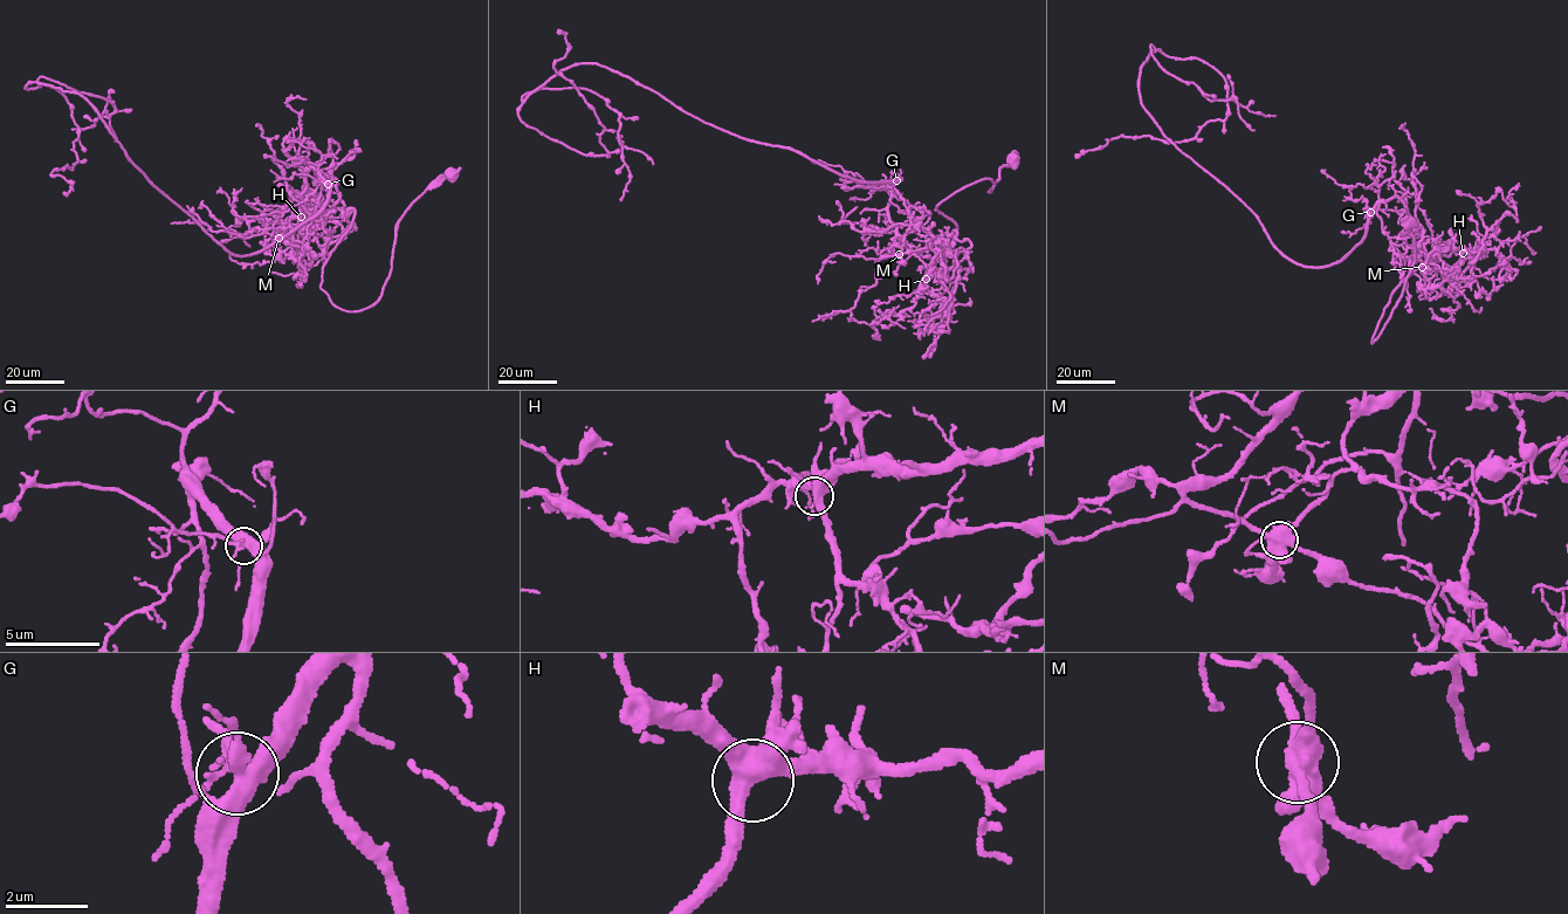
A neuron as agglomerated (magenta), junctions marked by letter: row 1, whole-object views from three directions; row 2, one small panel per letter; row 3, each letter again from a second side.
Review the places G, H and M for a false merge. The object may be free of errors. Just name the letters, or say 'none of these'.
M

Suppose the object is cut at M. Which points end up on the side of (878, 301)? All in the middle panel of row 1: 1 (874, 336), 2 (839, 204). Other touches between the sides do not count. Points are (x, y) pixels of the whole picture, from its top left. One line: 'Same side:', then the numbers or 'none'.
Same side: 1, 2

